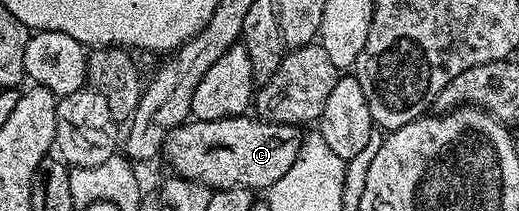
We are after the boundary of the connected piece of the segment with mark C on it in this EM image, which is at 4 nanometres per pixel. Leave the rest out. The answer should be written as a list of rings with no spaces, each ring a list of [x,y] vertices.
[[[244,113],[231,119],[182,123],[167,135],[161,155],[167,158],[170,170],[183,179],[195,179],[212,189],[247,187],[259,193],[288,172],[297,159],[300,140],[300,128],[294,123],[270,123]]]

